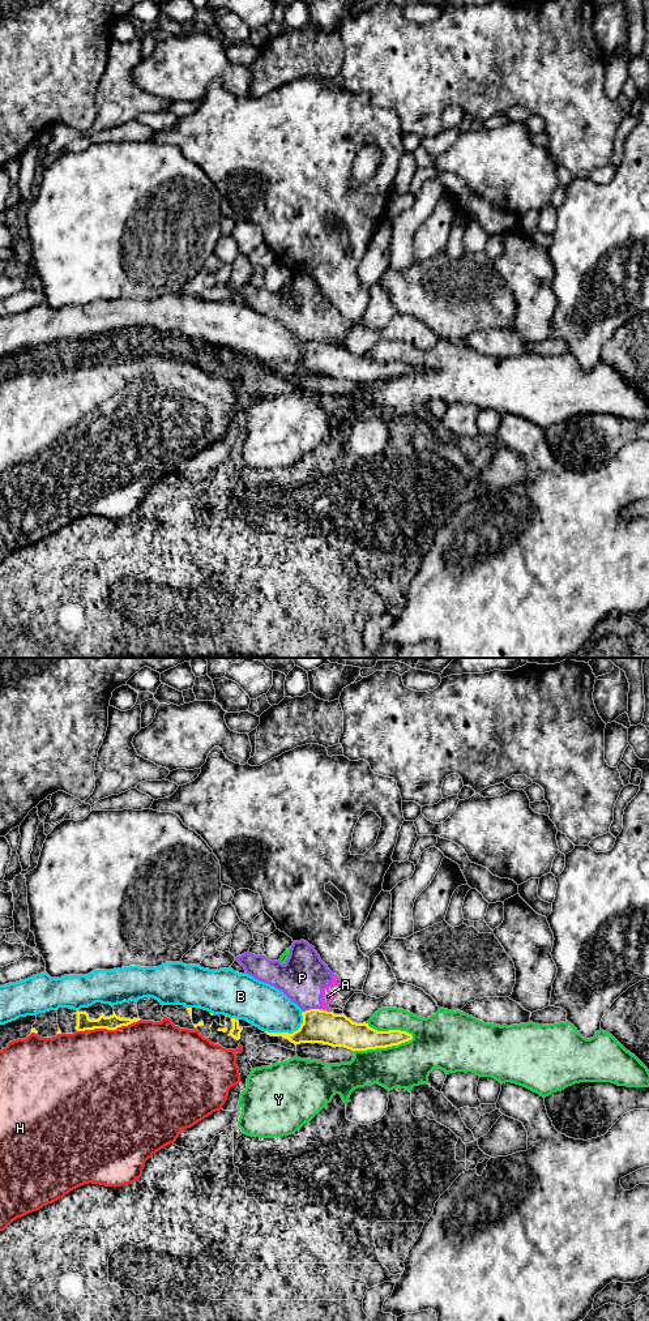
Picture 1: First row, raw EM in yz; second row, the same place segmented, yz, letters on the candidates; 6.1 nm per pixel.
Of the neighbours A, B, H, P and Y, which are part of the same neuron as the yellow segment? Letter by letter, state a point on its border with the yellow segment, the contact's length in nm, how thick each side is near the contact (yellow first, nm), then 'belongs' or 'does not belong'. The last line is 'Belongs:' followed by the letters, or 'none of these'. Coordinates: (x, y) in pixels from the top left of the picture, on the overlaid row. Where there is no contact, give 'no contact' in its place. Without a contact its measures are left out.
A: contact yz (325, 1010); length 60 nm; calibres 200 and 70 nm; does not belong
B: contact yz (287, 1033); length 260 nm; calibres 200 and 260 nm; does not belong
H: contact yz (109, 1029); length 400 nm; calibres 90 and 500 nm; does not belong
P: contact yz (312, 1009); length 120 nm; calibres 200 and 280 nm; does not belong
Y: contact yz (384, 1047); length 380 nm; calibres 180 and 280 nm; does not belong
Belongs: none of these

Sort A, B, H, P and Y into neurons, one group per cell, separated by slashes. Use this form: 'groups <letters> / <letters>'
groups A P / B / H / Y

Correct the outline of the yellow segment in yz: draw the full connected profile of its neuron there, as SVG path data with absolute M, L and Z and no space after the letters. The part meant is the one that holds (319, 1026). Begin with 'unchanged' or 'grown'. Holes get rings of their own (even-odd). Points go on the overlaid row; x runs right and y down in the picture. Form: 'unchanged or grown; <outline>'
unchanged; M309 1009L302 1013L303 1023L293 1034L268 1033L270 1036L283 1036L291 1043L323 1043L332 1047L345 1047L351 1051L367 1051L398 1046L413 1039L401 1030L377 1031L368 1023L356 1023L343 1013Z

